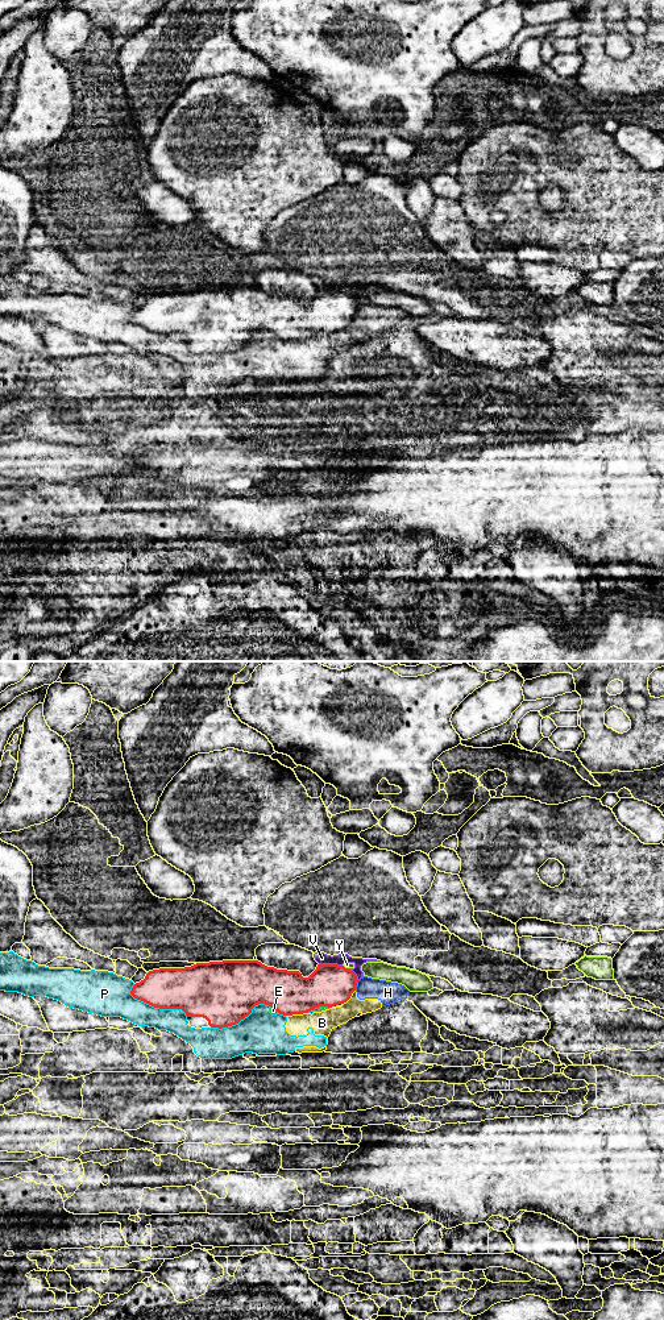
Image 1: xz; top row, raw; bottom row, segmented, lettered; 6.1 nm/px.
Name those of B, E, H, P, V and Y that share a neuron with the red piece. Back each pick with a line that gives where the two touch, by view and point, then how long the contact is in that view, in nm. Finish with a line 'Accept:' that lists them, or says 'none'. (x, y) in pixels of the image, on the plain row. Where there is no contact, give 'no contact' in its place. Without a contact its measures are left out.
Accept: none

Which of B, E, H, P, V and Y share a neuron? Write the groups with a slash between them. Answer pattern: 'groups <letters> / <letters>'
groups B E H P / V / Y

